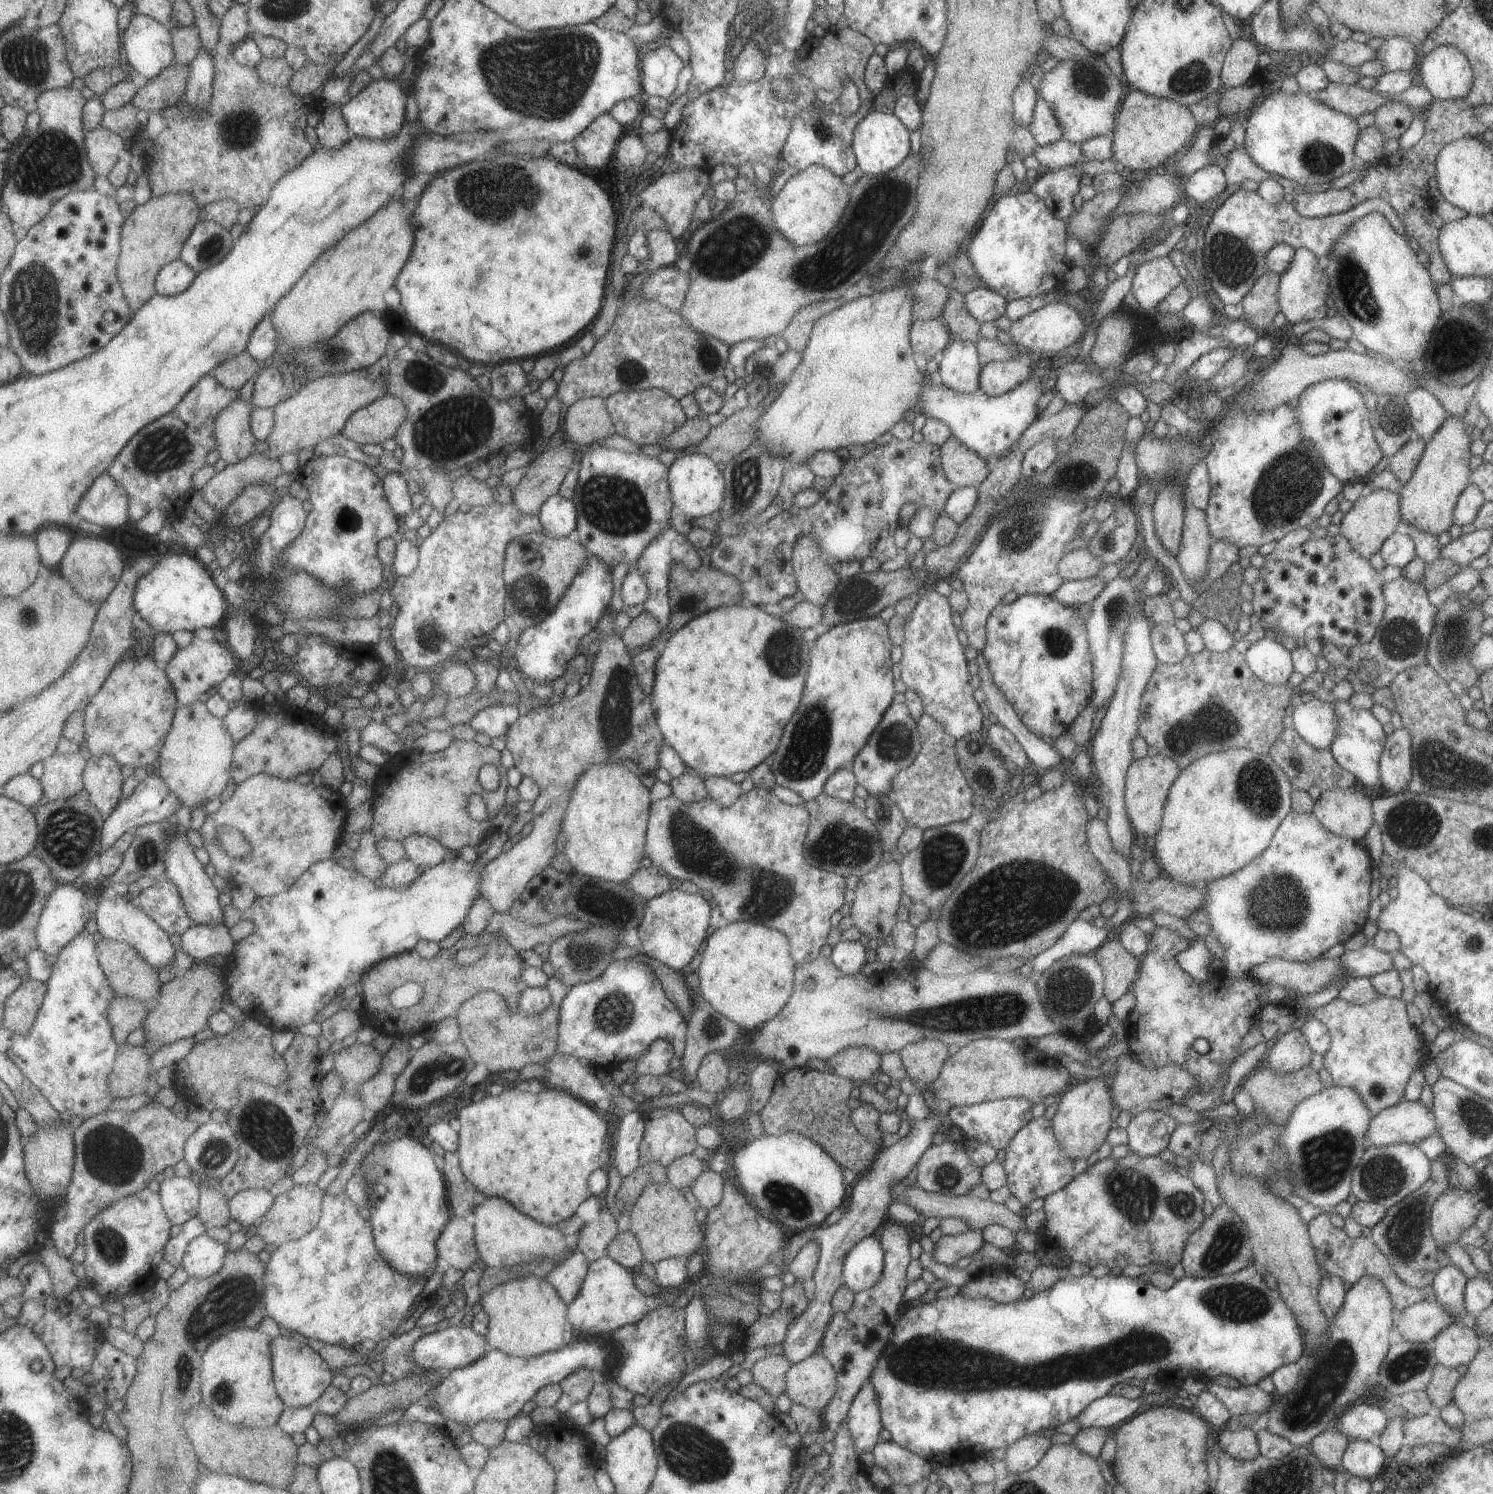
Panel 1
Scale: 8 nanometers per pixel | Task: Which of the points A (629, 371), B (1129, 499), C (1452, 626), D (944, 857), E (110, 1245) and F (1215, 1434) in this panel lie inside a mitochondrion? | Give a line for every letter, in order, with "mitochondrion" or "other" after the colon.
A: mitochondrion
B: other
C: mitochondrion
D: mitochondrion
E: mitochondrion
F: other

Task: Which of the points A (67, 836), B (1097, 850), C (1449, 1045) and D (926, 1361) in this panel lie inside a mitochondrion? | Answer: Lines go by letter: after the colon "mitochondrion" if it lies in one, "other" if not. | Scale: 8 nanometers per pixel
A: mitochondrion
B: other
C: other
D: mitochondrion

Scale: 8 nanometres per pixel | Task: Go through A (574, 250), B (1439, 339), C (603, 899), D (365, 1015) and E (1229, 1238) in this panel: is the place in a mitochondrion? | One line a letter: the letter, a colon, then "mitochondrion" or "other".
A: mitochondrion
B: mitochondrion
C: other
D: other
E: mitochondrion

